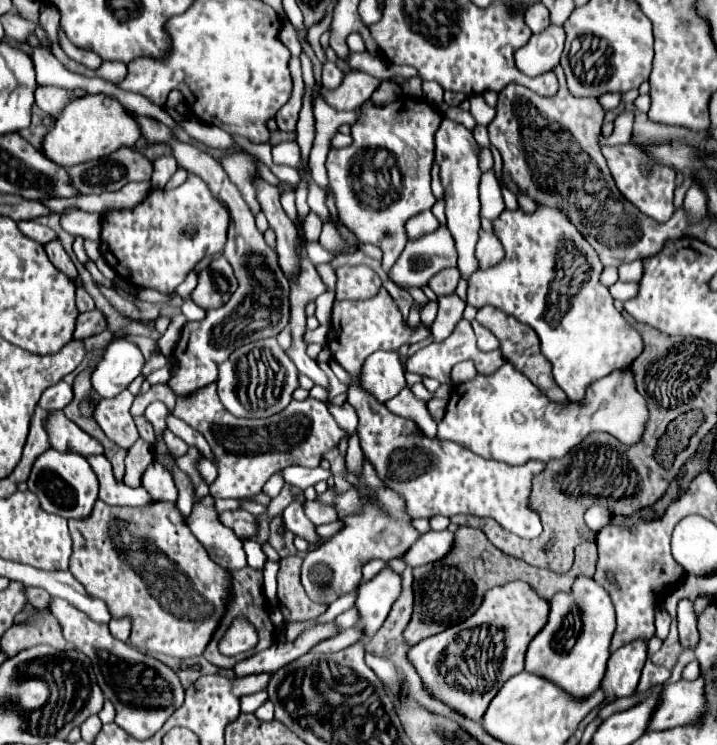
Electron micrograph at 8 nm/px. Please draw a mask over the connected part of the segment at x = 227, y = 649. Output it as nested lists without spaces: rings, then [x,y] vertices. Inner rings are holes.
[[[237,619],[229,631],[225,633],[225,637],[219,643],[219,651],[223,655],[239,655],[243,651],[249,651],[257,645],[257,633],[253,629],[251,623],[247,623],[245,619]]]

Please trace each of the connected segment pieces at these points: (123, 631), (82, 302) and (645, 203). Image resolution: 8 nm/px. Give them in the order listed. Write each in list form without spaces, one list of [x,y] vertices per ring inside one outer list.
[[[121,617],[121,619],[111,619],[109,622],[111,635],[123,642],[128,642],[131,633],[131,619],[129,617]]]
[[[79,287],[77,289],[77,309],[83,313],[83,311],[91,311],[93,307],[95,307],[95,303],[93,303],[91,295],[83,287]]]
[[[621,145],[621,147],[603,147],[603,155],[607,159],[607,165],[611,169],[611,175],[623,193],[627,201],[631,201],[637,209],[641,209],[645,215],[657,219],[657,221],[669,221],[675,207],[673,207],[673,191],[675,191],[675,171],[661,167],[651,173],[651,177],[643,177],[639,165],[645,161],[645,155],[635,149],[633,145]]]

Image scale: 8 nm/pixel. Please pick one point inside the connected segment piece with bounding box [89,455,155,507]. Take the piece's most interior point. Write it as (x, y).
(111, 491)

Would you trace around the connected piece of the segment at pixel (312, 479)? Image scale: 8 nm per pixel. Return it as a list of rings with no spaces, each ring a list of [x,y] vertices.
[[[291,465],[289,469],[283,469],[283,477],[287,483],[295,485],[297,489],[307,489],[311,485],[319,483],[319,481],[326,481],[328,477],[332,476],[330,470],[325,470],[320,466],[309,469],[307,467],[297,467],[297,465]]]

